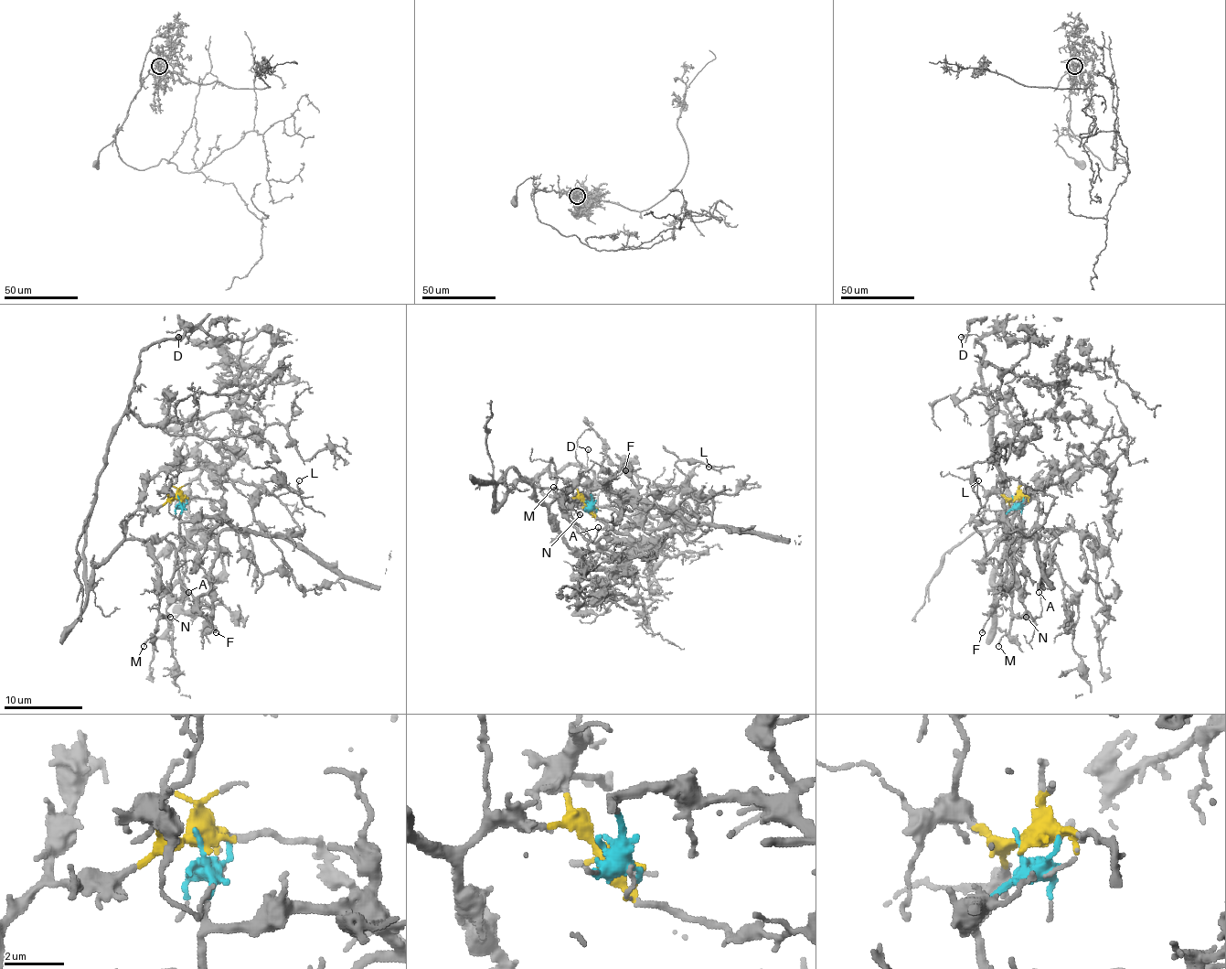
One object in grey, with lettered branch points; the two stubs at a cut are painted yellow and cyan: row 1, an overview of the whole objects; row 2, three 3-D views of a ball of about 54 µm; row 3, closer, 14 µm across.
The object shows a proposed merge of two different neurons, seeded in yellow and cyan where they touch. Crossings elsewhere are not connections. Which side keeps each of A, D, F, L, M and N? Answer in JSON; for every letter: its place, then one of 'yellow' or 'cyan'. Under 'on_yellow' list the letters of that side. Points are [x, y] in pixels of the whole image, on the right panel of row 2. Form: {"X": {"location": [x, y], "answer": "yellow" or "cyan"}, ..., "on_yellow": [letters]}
{"A": {"location": [1039, 592], "answer": "cyan"}, "D": {"location": [961, 337], "answer": "yellow"}, "F": {"location": [982, 632], "answer": "cyan"}, "L": {"location": [978, 480], "answer": "yellow"}, "M": {"location": [998, 646], "answer": "cyan"}, "N": {"location": [1026, 617], "answer": "cyan"}, "on_yellow": ["D", "L"]}

